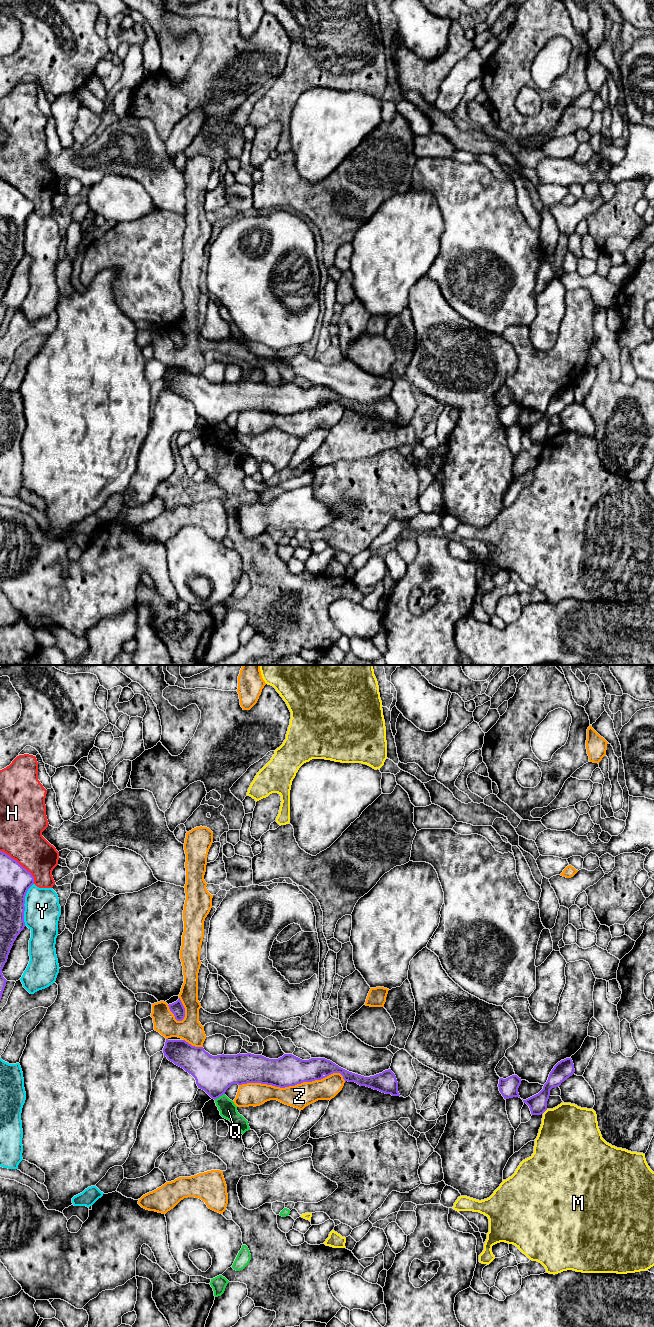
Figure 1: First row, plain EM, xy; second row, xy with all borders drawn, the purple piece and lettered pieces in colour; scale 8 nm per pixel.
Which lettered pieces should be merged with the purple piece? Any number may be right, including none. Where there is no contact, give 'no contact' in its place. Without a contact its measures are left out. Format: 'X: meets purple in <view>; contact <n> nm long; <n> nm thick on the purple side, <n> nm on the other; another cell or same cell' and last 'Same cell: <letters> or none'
H: meets purple in xy; contact 380 nm long; 240 nm thick on the purple side, 340 nm on the other; another cell
M: meets purple in xy; contact 60 nm long; 140 nm thick on the purple side, 440 nm on the other; another cell
Q: meets purple in xy; contact 100 nm long; 300 nm thick on the purple side, 140 nm on the other; another cell
Y: meets purple in xy; contact 360 nm long; 240 nm thick on the purple side, 280 nm on the other; another cell
Z: meets purple in xy; contact 850 nm long; 260 nm thick on the purple side, 190 nm on the other; another cell
Same cell: none

